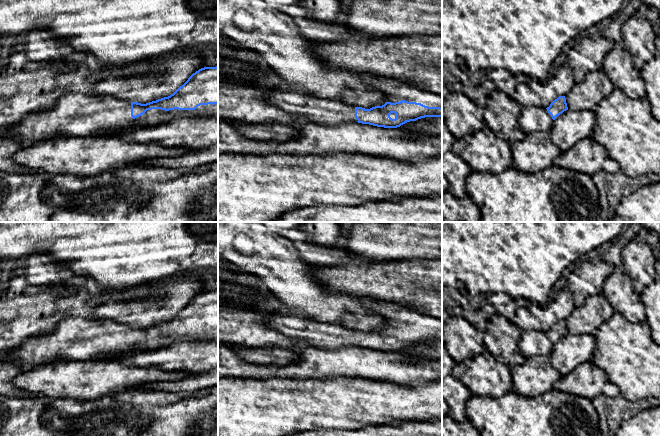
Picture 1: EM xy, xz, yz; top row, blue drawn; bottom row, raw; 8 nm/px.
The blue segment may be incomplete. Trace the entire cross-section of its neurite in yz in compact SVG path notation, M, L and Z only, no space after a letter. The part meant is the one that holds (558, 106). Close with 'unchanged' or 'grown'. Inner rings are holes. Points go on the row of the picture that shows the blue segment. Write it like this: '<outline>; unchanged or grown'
M559 96L549 107L521 107L519 125L525 134L535 131L549 133L557 116L568 110L565 96Z; grown

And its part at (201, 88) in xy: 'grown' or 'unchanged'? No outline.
grown

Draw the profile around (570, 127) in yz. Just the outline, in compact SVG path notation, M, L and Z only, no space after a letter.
M568 109L556 117L549 134L552 142L561 151L567 151L579 141L591 137L595 124L595 111Z

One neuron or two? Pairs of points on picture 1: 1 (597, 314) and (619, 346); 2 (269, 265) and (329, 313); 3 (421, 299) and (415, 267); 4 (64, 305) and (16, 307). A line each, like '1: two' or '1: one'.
1: two
2: one
3: one
4: one

